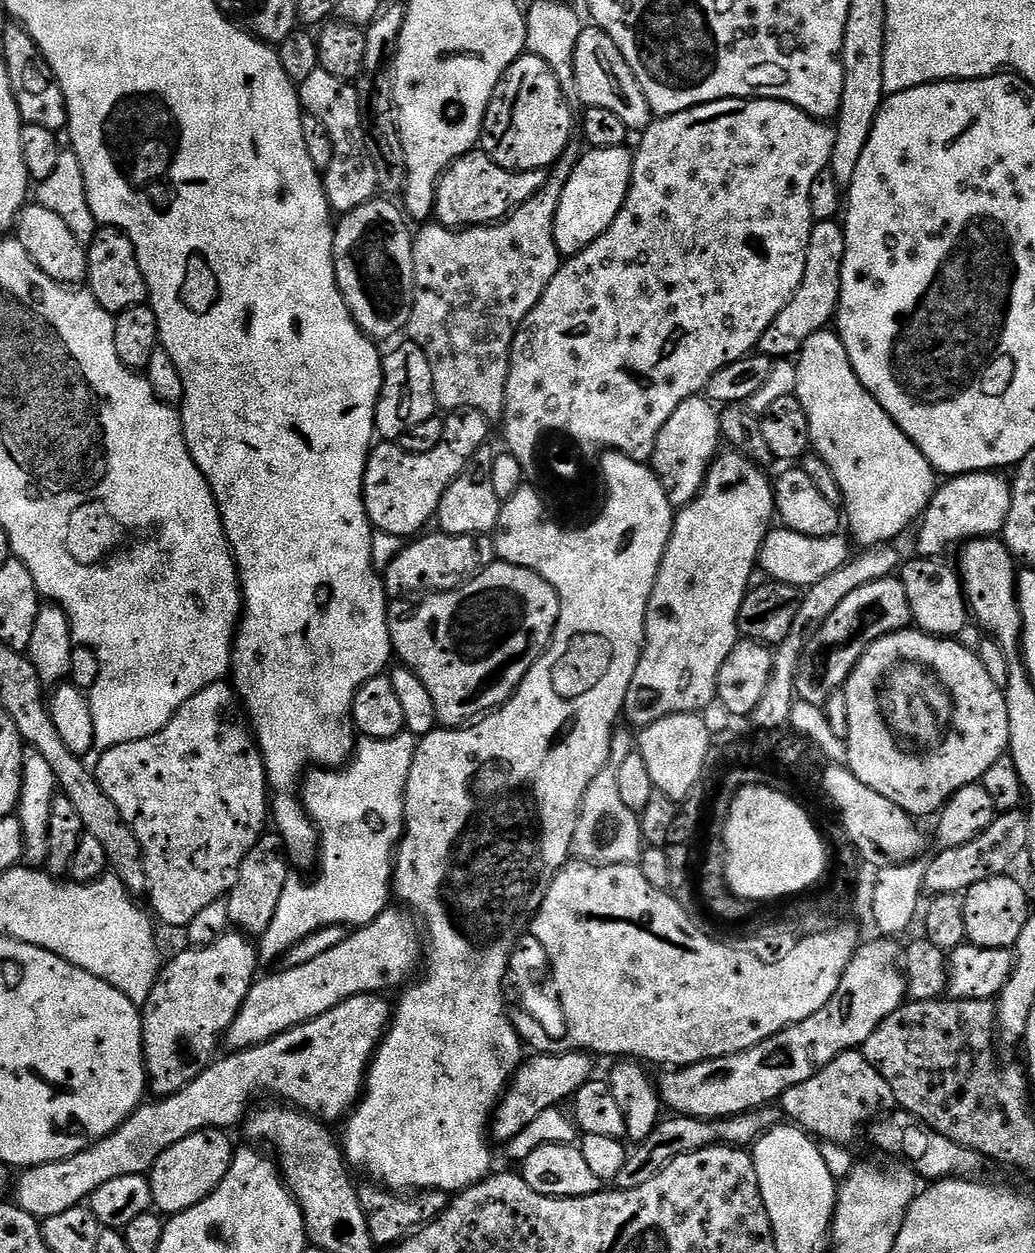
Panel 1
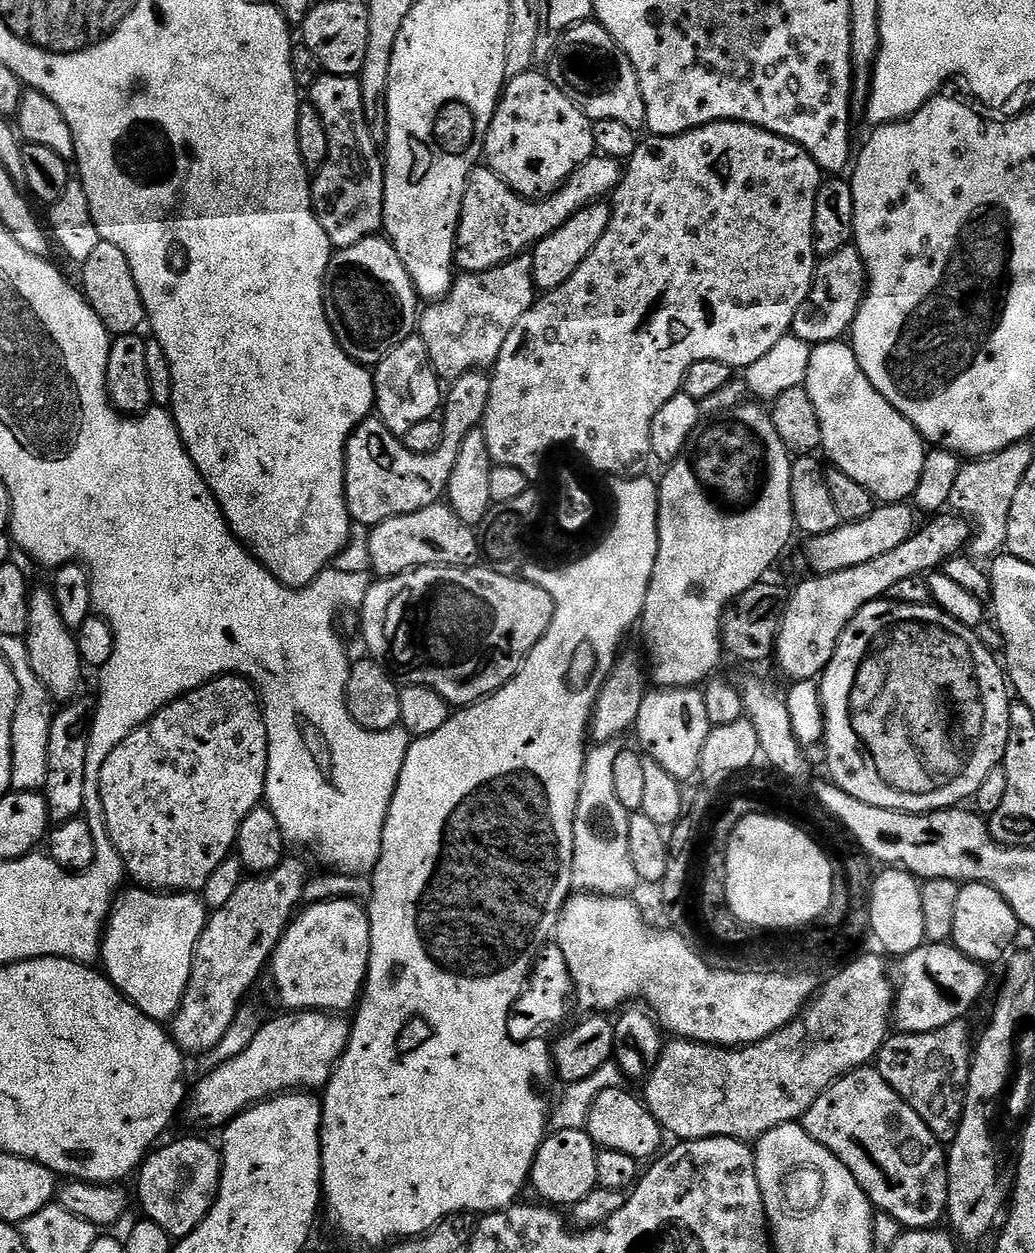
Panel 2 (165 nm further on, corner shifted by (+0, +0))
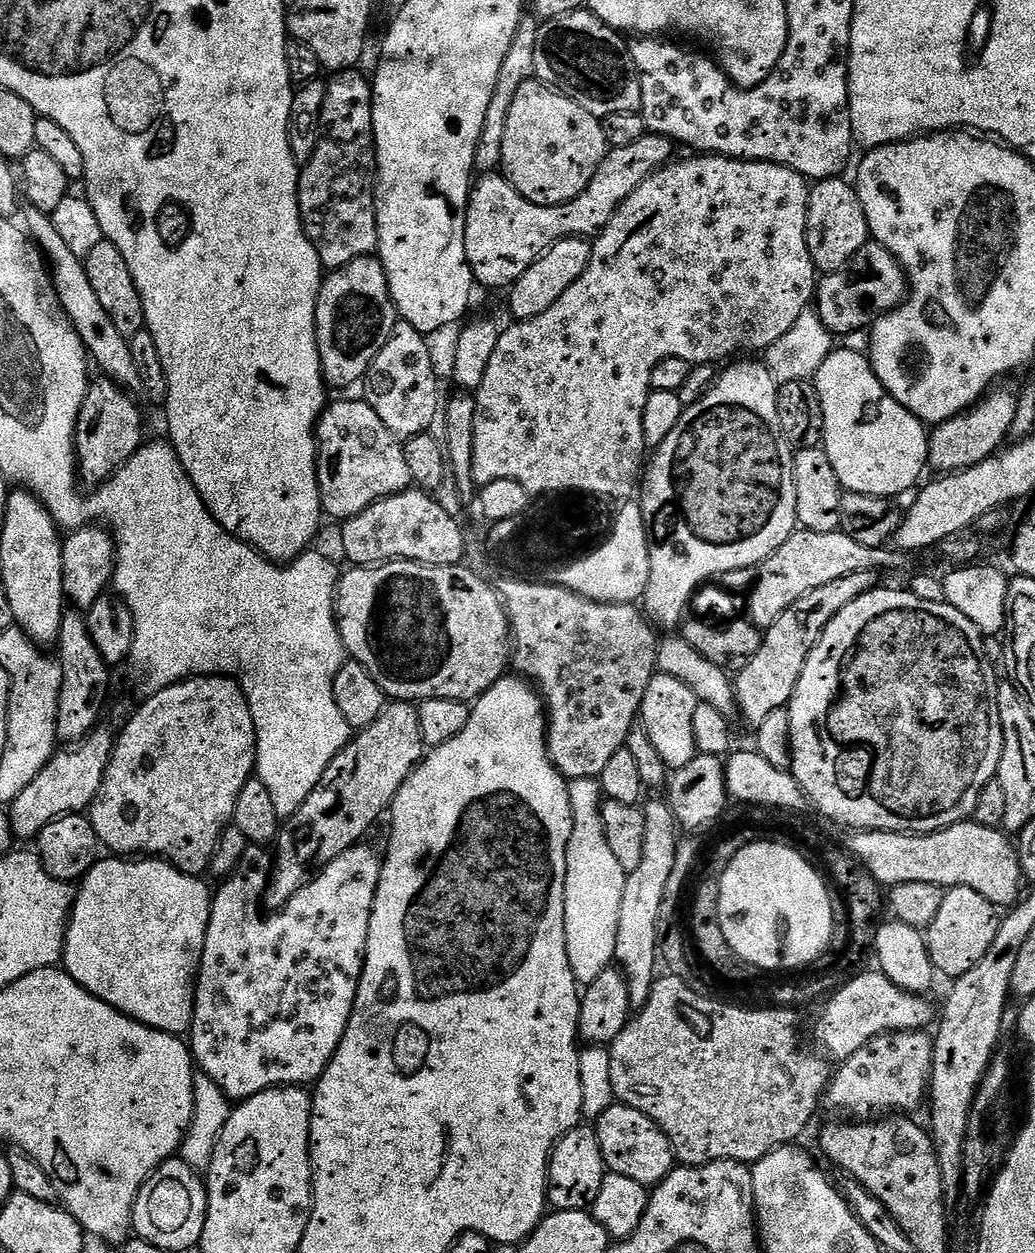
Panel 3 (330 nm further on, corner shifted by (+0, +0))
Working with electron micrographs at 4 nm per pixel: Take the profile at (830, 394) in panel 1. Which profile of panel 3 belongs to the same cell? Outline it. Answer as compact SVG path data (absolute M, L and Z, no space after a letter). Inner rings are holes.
M843 346L837 347L828 355L826 362L822 362L815 374L814 383L818 390L818 398L822 402L822 447L834 466L834 474L838 474L841 489L889 498L897 498L896 496L902 495L903 492L911 493L921 483L920 475L928 468L929 429L923 420L910 414L906 406L899 404L886 391L878 374L874 374L871 359L863 352L846 350Z

